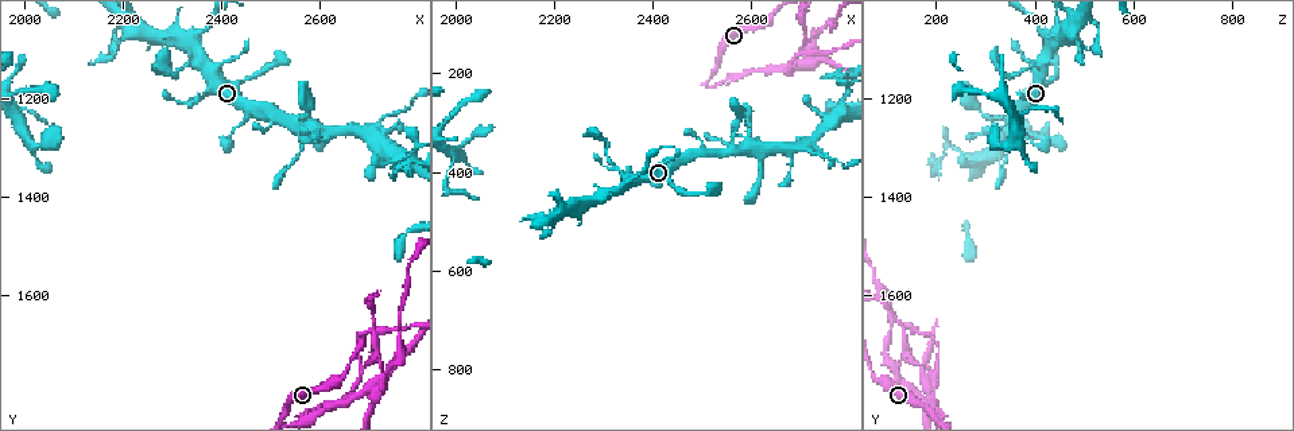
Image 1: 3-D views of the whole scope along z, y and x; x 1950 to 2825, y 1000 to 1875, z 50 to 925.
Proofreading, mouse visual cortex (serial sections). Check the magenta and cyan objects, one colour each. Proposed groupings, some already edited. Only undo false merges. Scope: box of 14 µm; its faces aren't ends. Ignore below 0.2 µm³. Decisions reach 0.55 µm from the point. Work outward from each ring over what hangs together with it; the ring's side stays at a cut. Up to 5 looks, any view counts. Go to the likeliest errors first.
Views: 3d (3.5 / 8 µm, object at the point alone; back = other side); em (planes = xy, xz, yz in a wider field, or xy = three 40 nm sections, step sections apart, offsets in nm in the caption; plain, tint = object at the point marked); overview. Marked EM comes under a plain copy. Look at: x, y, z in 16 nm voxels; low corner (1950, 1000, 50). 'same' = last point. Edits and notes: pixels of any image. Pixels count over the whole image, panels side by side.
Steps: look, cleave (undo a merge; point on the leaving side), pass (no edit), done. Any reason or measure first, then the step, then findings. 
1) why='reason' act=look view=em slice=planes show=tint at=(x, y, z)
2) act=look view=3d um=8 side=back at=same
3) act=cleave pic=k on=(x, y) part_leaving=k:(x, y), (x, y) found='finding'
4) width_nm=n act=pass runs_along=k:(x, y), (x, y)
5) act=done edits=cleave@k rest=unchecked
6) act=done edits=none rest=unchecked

why='thin arm on a thick one' act=look view=3d um=3.5 at=(2710, 1275, 345)

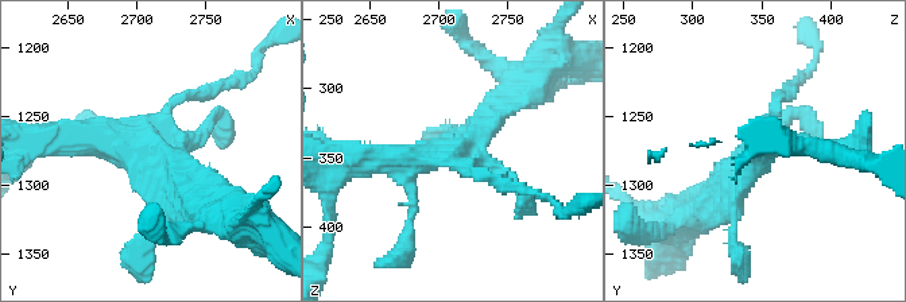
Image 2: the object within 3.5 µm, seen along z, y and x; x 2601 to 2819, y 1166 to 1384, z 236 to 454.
act=look view=em slice=xy step=5 show=tint at=(2708, 1276, 348)

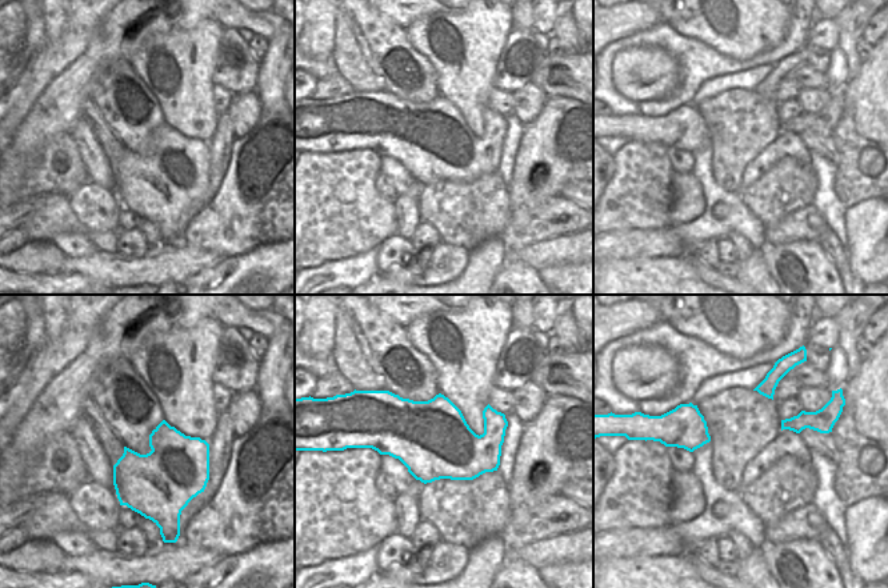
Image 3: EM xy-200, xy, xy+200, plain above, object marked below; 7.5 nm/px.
act=pass runs_along=2:(55, 138), (147, 150), (201, 200) found='one cell here'

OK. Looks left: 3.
why='abrupt turn' act=look view=3d um=8 at=(2790, 1335, 210)

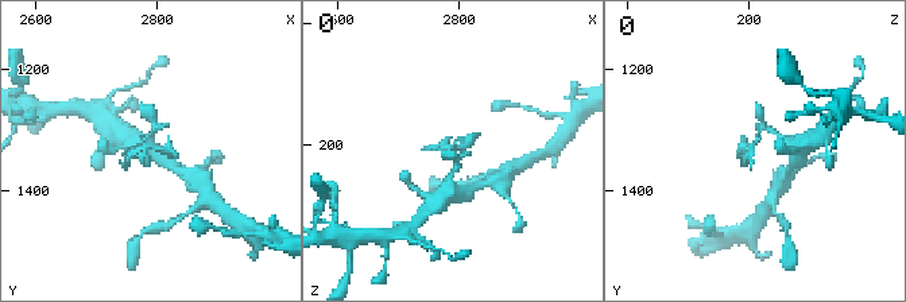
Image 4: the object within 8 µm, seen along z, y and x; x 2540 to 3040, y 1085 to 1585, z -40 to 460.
why='need the tissue' act=look view=em slice=xy step=3 show=tint at=(2790, 1325, 200)

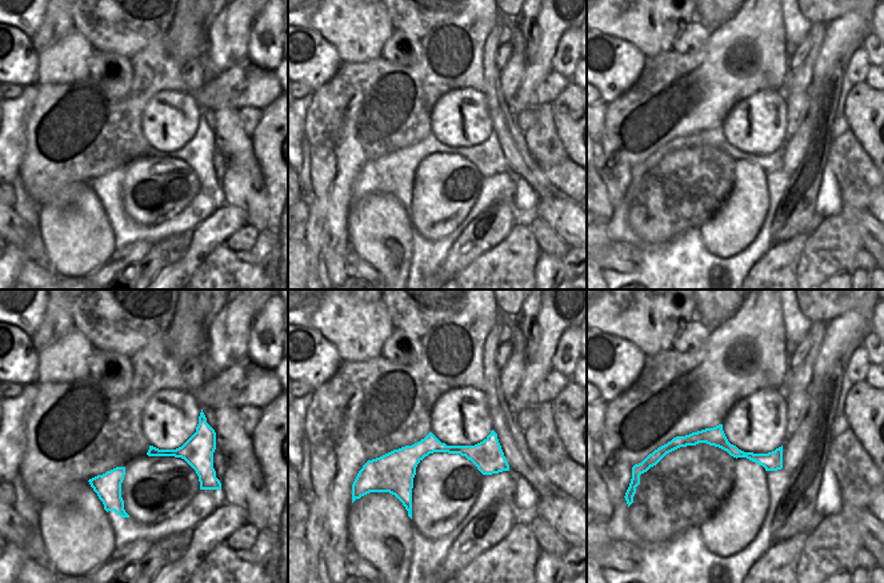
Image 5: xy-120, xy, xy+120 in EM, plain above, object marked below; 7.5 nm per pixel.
act=pass runs_along=5:(503, 462), (424, 447), (372, 463) found='continuous, no second cell'

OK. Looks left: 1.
act=done edits=none rest=unchecked

